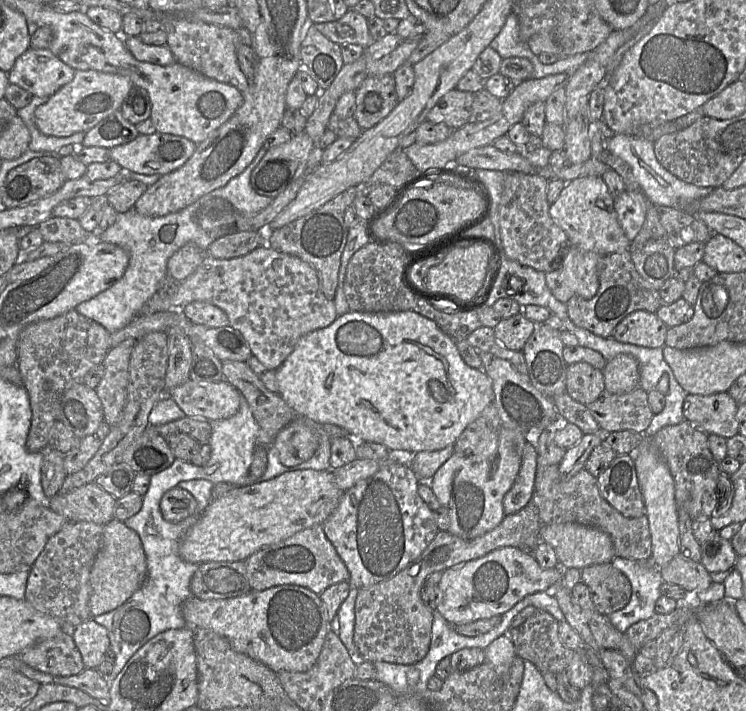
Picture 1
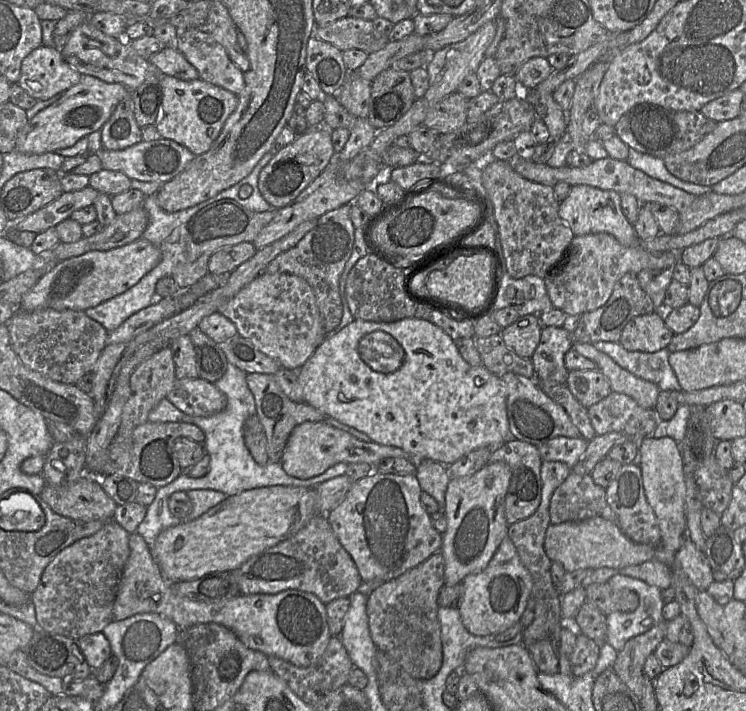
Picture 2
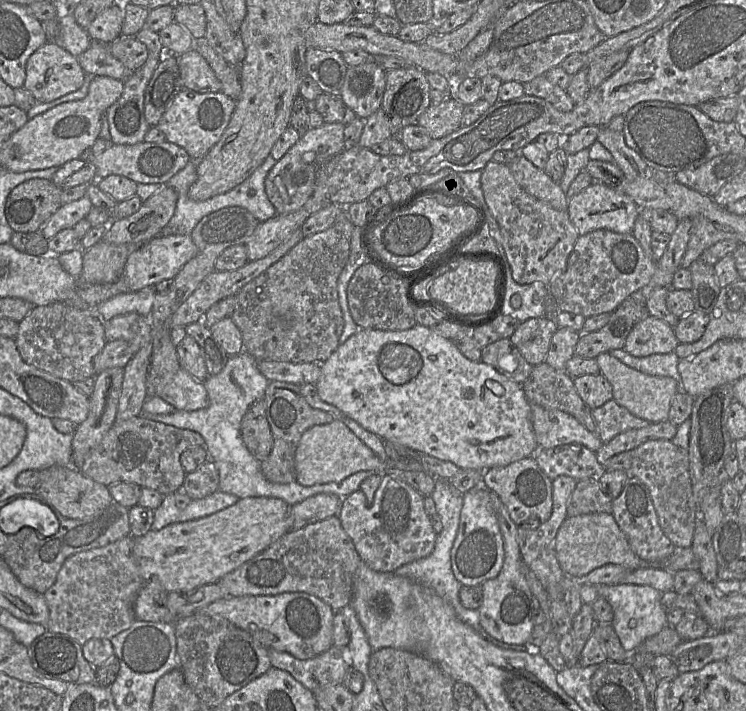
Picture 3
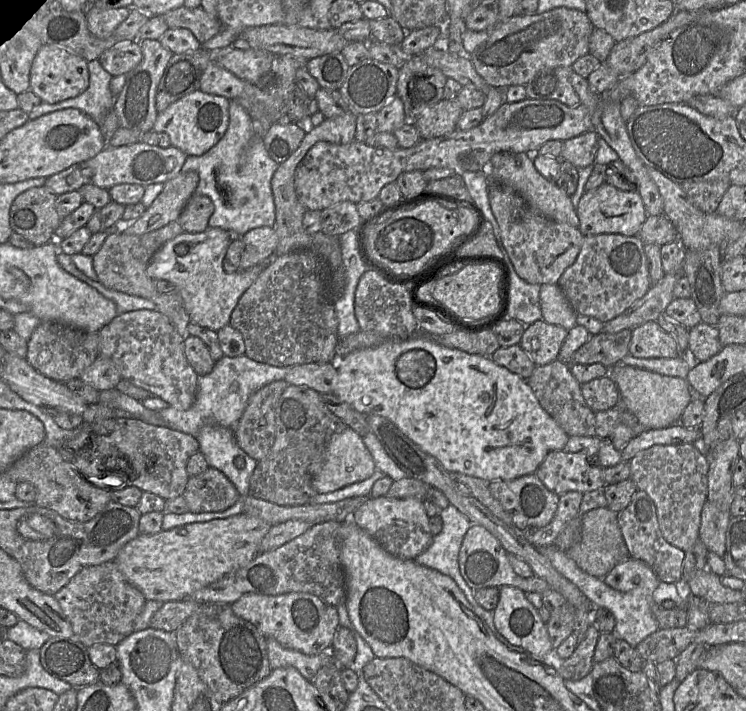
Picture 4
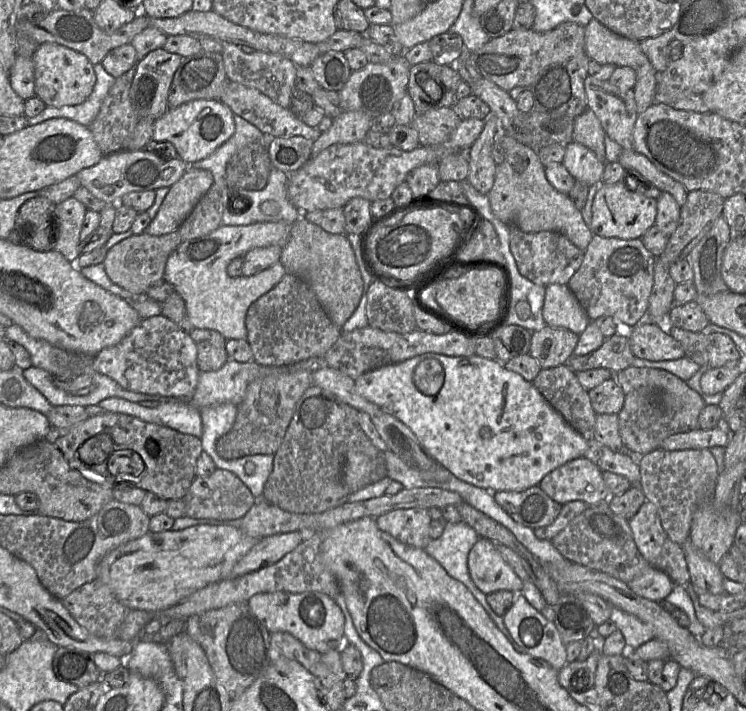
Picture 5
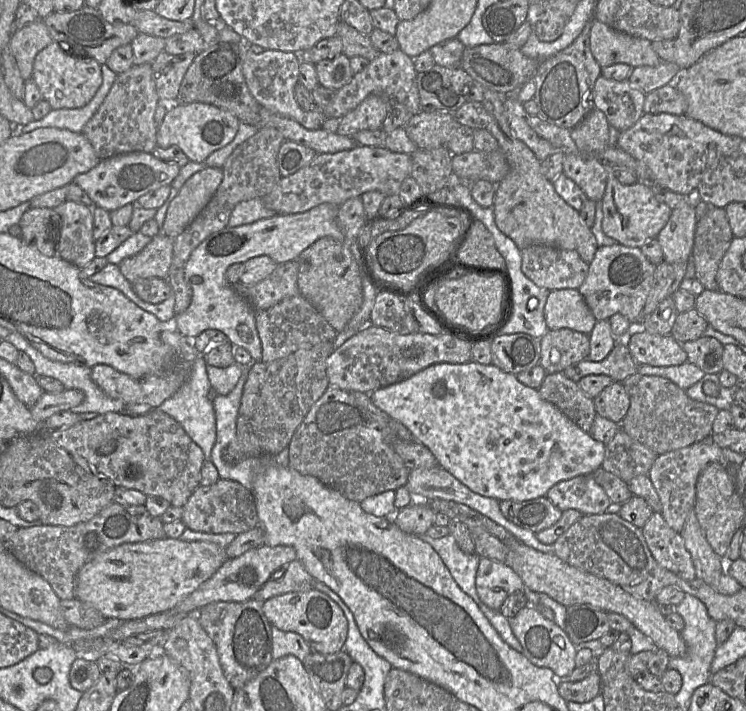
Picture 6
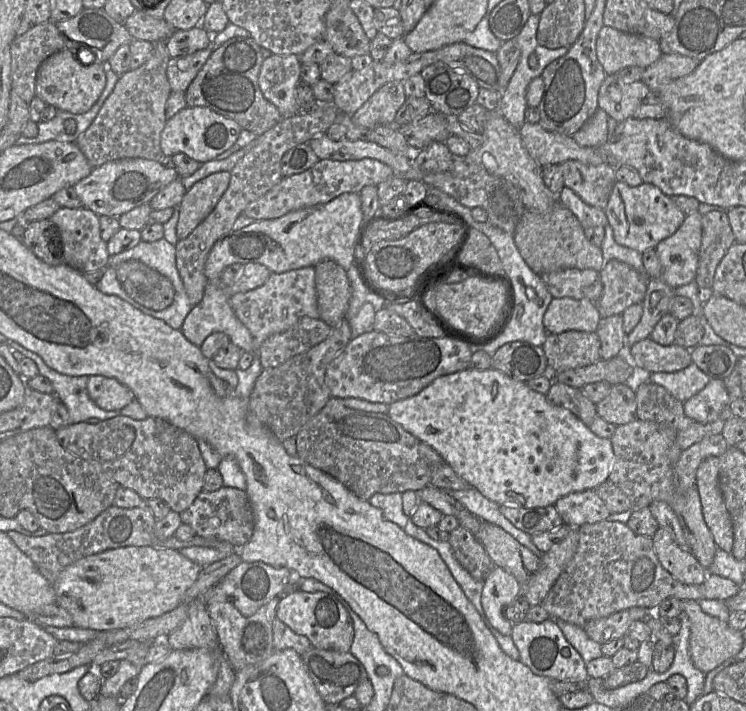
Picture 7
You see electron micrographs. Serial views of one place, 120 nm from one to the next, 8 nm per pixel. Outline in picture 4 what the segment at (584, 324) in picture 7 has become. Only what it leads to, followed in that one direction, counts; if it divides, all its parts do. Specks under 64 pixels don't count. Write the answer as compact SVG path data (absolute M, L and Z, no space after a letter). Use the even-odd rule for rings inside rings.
M542 284L540 289L542 319L566 330L573 328L577 314L558 284Z

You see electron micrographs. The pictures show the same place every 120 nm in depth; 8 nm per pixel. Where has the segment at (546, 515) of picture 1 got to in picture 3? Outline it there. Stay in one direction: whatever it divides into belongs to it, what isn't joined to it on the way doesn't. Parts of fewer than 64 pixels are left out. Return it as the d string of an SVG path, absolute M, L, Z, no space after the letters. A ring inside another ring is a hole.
M597 478L577 481L567 503L567 517L599 512L612 514L612 501L601 490Z

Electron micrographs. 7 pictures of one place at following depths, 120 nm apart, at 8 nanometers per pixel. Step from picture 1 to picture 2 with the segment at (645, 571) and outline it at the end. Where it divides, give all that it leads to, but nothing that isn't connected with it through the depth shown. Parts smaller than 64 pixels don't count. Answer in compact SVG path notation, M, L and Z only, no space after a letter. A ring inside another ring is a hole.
M616 574L609 581L614 589L628 589L638 595L639 603L632 612L616 611L606 616L607 643L620 651L626 642L663 621L661 589L629 576Z

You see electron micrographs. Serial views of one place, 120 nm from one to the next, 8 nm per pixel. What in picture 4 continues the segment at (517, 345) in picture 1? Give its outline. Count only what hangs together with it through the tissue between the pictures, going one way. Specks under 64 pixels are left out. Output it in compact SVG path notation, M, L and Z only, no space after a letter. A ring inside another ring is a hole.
M539 319L526 325L519 345L535 365L545 365L558 358L567 333L563 327Z

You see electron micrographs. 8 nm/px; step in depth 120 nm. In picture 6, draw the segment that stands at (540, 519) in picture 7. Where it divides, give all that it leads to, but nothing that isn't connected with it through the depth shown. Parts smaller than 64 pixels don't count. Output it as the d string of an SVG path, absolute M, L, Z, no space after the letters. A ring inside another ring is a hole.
M546 496L526 501L501 500L499 507L507 520L533 533L553 526L562 515Z

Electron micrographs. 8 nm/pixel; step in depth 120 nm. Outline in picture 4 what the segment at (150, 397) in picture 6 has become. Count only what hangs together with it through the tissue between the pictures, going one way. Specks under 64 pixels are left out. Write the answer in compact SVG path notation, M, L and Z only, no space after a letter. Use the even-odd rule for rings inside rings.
M154 310L130 311L116 316L98 333L99 356L109 358L119 370L122 379L178 409L188 409L194 404L199 375L186 359L184 339L169 317Z

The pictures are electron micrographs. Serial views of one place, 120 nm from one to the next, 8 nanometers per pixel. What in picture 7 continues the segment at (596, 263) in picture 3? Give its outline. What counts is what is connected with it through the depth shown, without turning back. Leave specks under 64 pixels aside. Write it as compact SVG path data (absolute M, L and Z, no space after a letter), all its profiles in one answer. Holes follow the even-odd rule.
M615 259L606 261L599 274L603 292L596 306L601 318L621 315L628 307L642 303L649 277Z

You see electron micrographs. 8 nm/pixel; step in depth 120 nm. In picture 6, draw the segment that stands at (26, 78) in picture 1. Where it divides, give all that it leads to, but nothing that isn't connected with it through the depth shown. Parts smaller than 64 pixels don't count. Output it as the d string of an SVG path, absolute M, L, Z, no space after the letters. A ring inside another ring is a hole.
M53 41L36 55L32 78L52 109L81 108L91 101L102 84L101 64L92 57L74 56Z

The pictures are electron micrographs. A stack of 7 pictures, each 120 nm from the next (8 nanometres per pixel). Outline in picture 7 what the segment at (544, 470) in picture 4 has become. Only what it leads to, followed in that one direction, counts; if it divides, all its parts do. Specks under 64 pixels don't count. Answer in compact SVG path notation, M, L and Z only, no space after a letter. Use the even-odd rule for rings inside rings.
M594 489L570 493L555 502L565 524L580 527L606 520L610 511Z

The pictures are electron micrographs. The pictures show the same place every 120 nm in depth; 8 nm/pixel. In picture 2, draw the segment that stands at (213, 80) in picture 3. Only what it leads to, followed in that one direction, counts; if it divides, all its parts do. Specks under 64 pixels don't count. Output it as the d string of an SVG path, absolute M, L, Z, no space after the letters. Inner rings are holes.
M166 47L148 58L164 74L184 81L199 79L197 69L175 47Z

